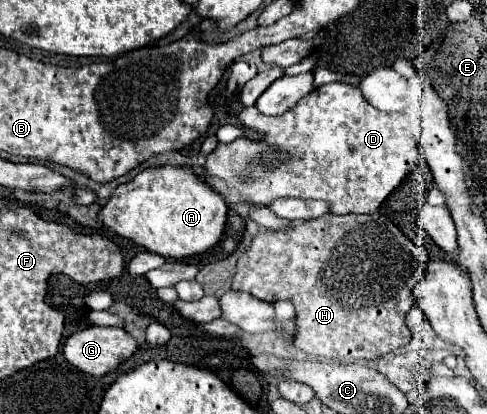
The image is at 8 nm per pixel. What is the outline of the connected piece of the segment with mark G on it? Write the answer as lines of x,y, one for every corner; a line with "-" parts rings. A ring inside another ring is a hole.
91,325
91,327
79,329
71,337
67,337
67,341
63,345
63,355
79,371
95,375
95,377
101,377
101,375
113,371
121,361
129,359
135,353
135,349
137,349
137,343
125,329

